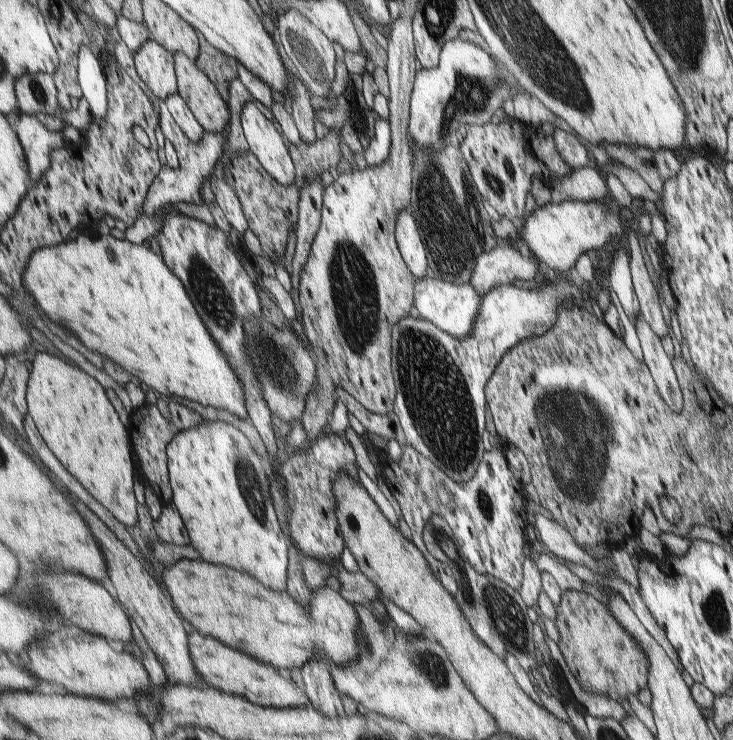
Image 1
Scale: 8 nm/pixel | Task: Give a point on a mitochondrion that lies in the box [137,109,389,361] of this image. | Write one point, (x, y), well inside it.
(355, 293)

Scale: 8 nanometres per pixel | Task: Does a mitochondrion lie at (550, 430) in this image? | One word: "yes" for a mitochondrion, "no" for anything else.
yes

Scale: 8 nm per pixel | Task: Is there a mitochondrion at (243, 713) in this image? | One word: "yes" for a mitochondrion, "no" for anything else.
no

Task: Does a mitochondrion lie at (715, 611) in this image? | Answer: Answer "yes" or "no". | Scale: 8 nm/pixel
yes

